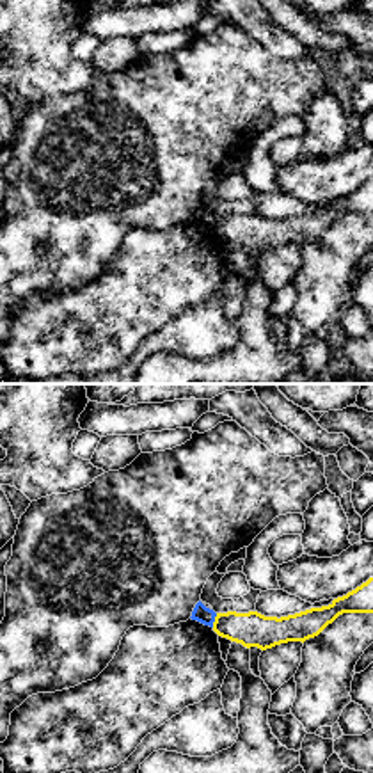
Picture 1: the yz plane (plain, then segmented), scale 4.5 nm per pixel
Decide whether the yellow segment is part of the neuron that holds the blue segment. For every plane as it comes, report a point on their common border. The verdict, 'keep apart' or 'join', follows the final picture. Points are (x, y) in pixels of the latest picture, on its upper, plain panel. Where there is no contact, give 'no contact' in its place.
contact (214, 223)

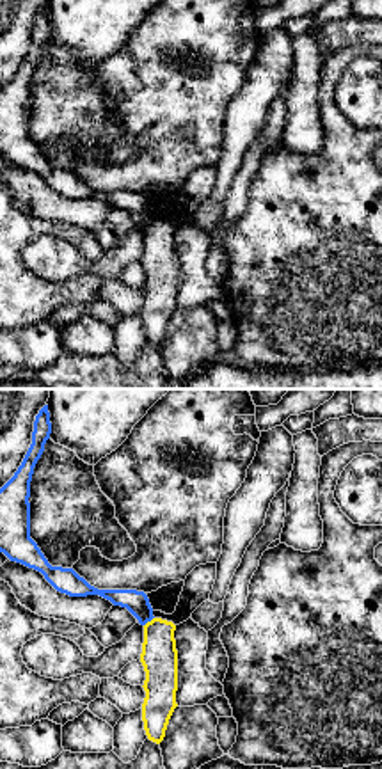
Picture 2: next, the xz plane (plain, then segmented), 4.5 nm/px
contact (148, 222)

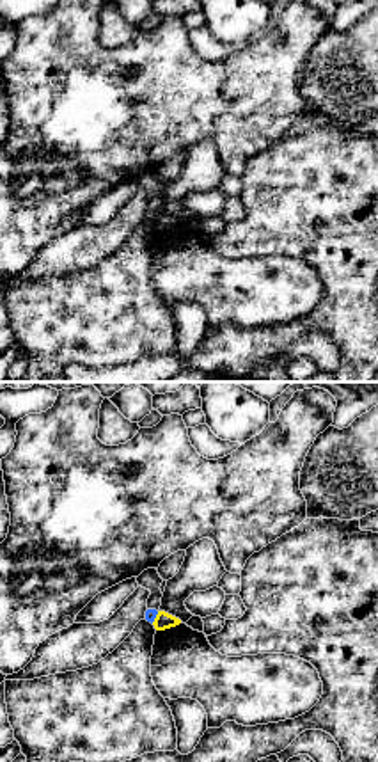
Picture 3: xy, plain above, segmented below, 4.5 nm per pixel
contact (155, 219)

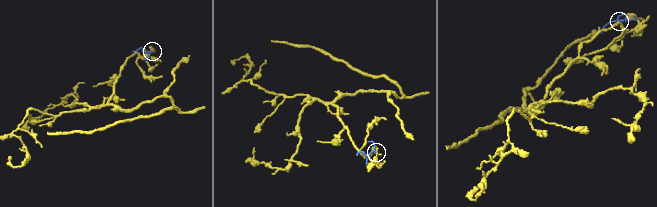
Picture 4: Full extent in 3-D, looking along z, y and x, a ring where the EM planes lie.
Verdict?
keep apart

